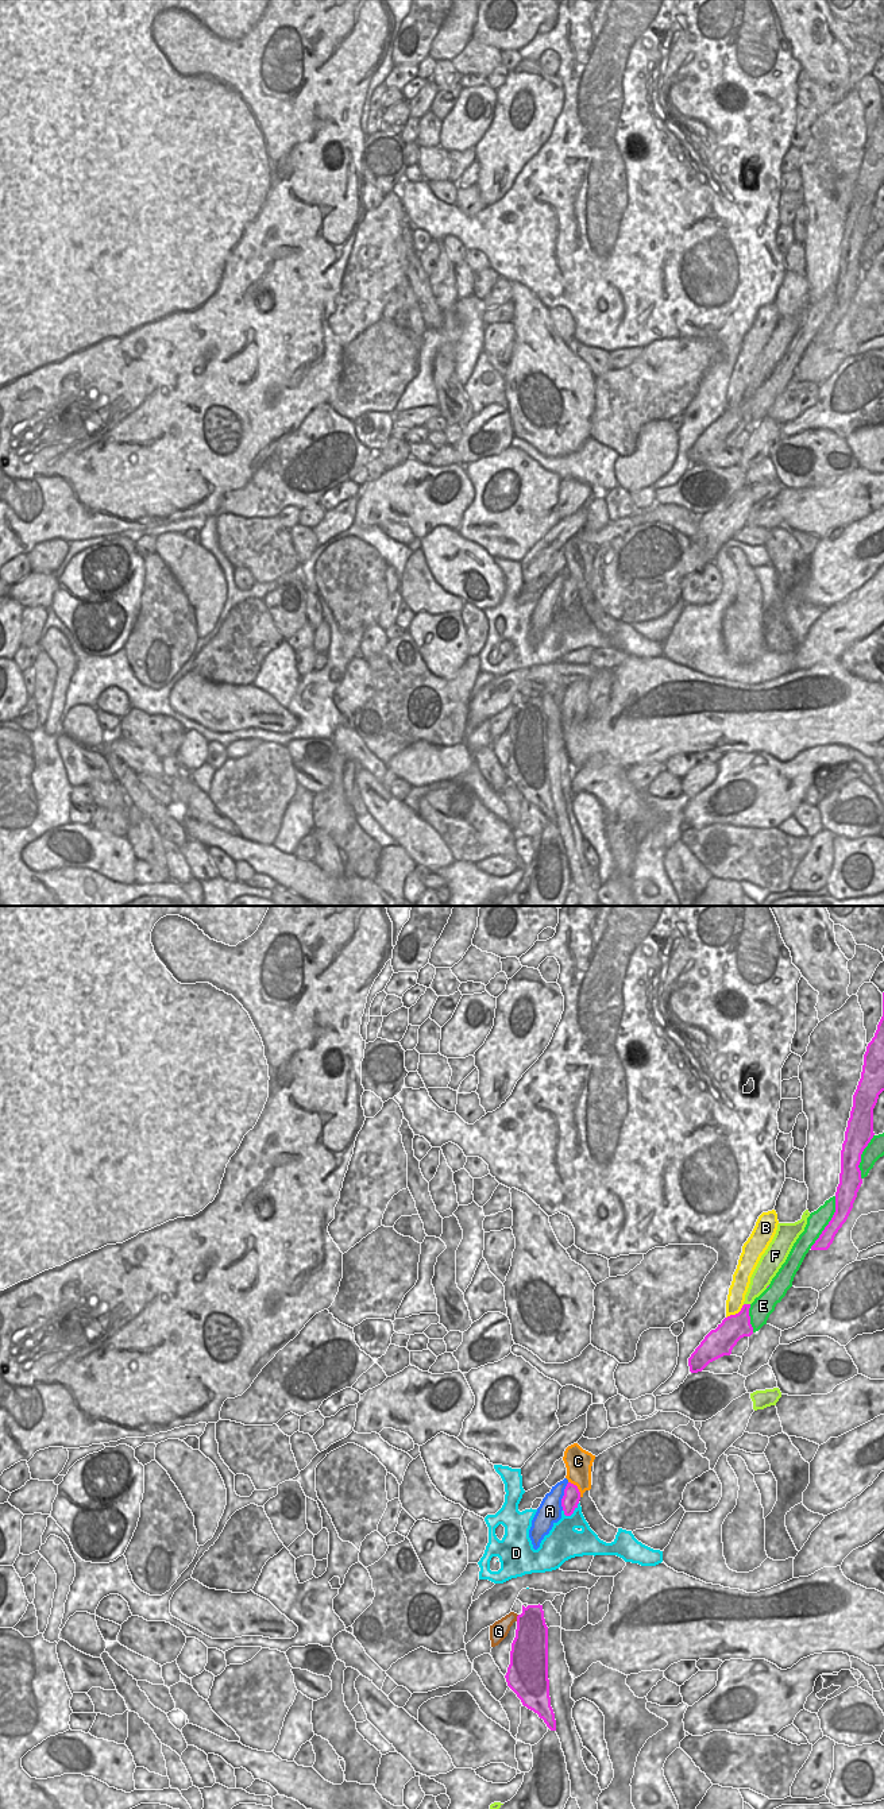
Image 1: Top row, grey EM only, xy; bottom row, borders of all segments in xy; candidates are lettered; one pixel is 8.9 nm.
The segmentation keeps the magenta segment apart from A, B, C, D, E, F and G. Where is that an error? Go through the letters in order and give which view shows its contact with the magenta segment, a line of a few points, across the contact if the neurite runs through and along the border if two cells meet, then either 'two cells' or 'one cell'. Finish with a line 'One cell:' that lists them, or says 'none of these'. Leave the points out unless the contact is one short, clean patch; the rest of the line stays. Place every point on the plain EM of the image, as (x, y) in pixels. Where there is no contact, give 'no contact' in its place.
A: contact in xy; line xy (568, 575), (562, 591), (562, 602); two cells
B: contact in xy; two cells
C: contact in xy; line xy (568, 574), (576, 579), (581, 589); two cells
D: contact in xy; line xy (579, 596), (570, 608), (563, 606); two cells
E: contact in xy; two cells
F: contact in xy; two cells
G: contact in xy; line xy (518, 708), (516, 713); two cells
One cell: none of these

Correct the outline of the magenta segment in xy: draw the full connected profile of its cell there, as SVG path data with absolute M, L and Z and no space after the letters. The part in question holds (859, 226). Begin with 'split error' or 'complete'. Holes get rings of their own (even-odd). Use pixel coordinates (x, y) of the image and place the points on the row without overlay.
complete; M883 85L883 109L877 117L875 130L866 139L861 171L853 188L853 200L845 234L841 243L839 277L835 285L835 305L825 320L819 331L811 339L811 343L827 343L834 333L835 327L846 315L857 285L862 277L861 247L873 231L873 201L879 188L884 184L884 85Z

